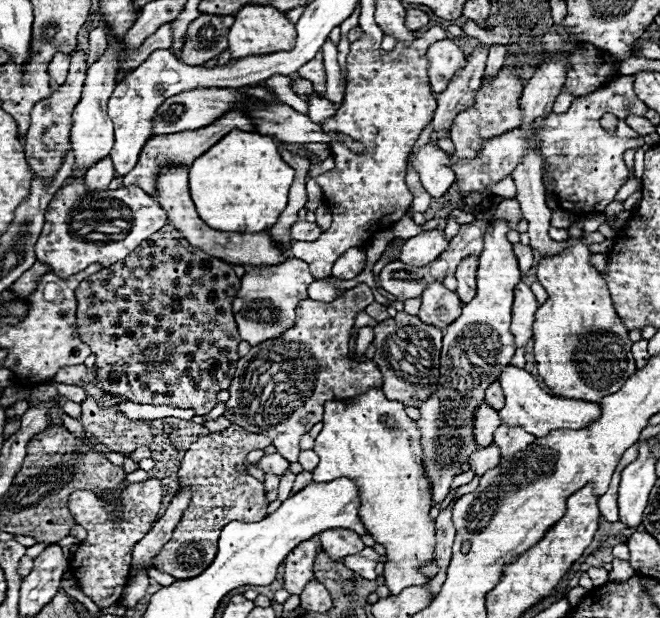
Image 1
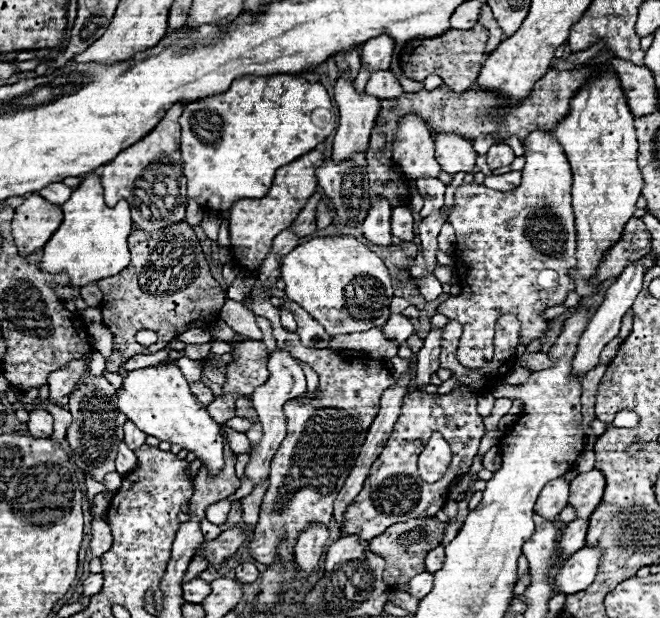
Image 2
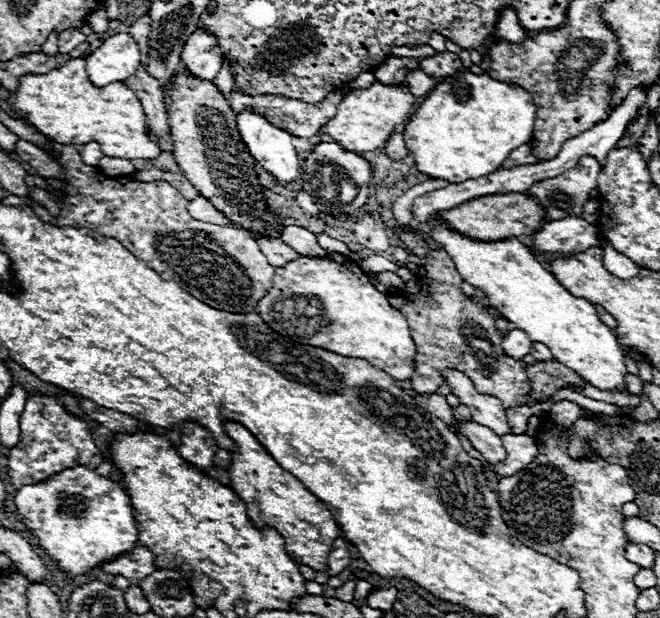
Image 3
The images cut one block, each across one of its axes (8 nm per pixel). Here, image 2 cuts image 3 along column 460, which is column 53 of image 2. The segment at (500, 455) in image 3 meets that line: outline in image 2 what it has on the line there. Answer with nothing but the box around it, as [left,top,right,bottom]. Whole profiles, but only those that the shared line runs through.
[28,410,54,438]

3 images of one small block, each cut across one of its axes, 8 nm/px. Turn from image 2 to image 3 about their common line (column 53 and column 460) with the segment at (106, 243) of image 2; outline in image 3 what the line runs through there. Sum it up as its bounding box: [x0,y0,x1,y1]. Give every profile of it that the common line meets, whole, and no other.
[428,220,626,390]

